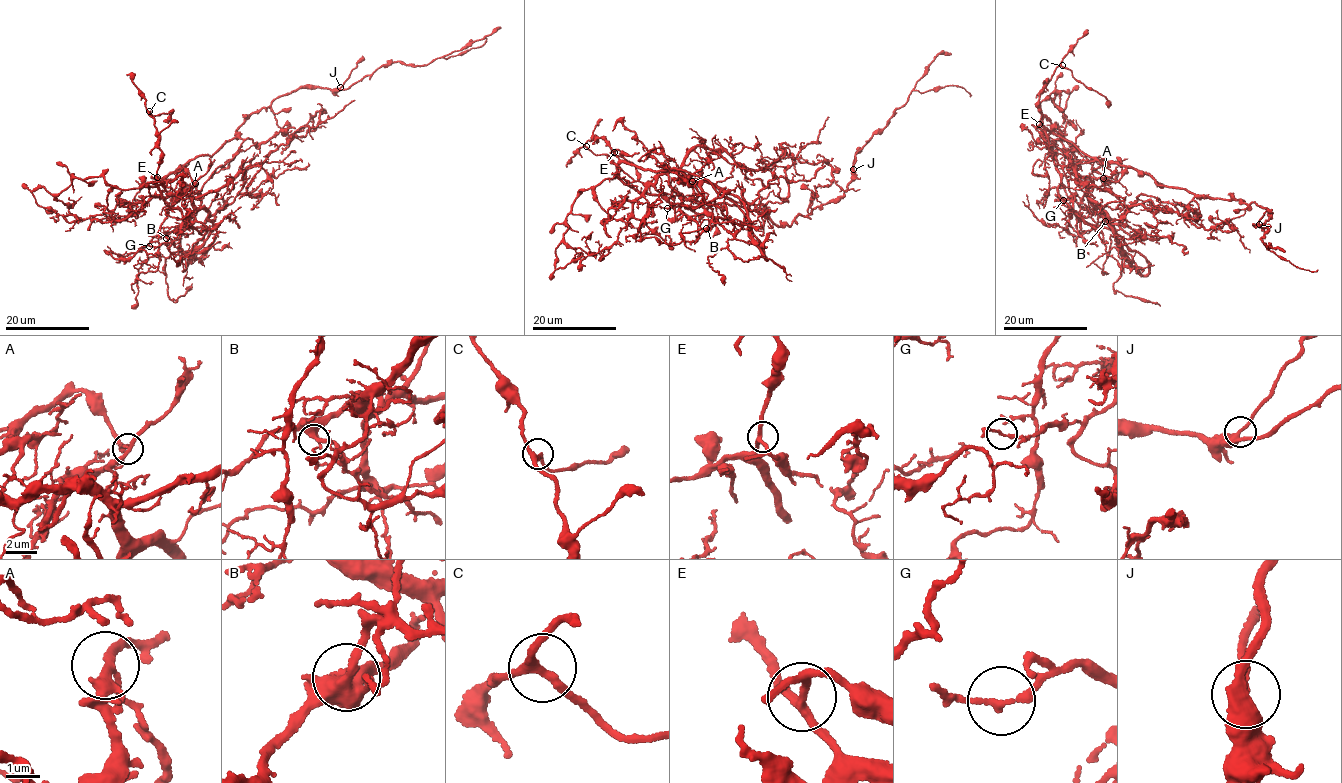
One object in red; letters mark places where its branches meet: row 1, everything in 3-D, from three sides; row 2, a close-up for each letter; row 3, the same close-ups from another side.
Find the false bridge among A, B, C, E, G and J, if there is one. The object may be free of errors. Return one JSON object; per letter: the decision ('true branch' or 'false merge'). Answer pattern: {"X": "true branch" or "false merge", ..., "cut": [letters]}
{"A": "true branch", "B": "true branch", "C": "true branch", "E": "true branch", "G": "false merge", "J": "true branch", "cut": ["G"]}

